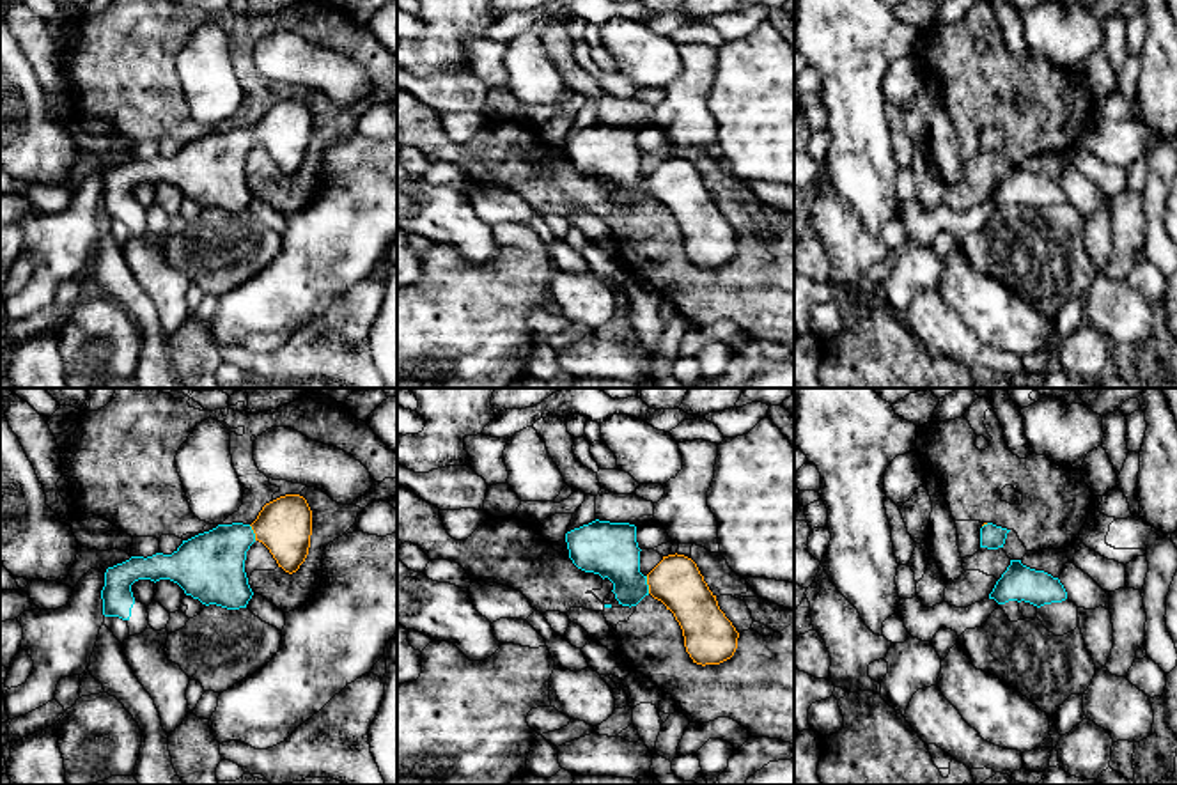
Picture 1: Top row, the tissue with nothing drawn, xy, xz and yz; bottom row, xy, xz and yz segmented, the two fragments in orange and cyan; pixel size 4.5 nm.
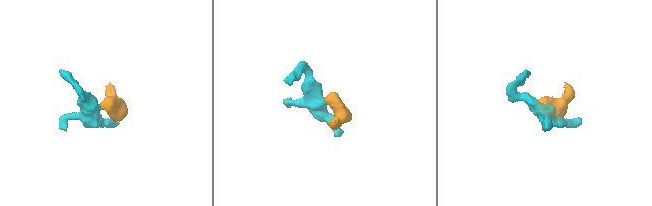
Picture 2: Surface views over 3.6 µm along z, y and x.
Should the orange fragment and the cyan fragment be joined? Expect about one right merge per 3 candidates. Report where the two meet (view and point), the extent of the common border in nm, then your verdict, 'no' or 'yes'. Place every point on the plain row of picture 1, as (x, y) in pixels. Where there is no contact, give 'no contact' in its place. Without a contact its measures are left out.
xz (647, 186) | 80 nm | yes

